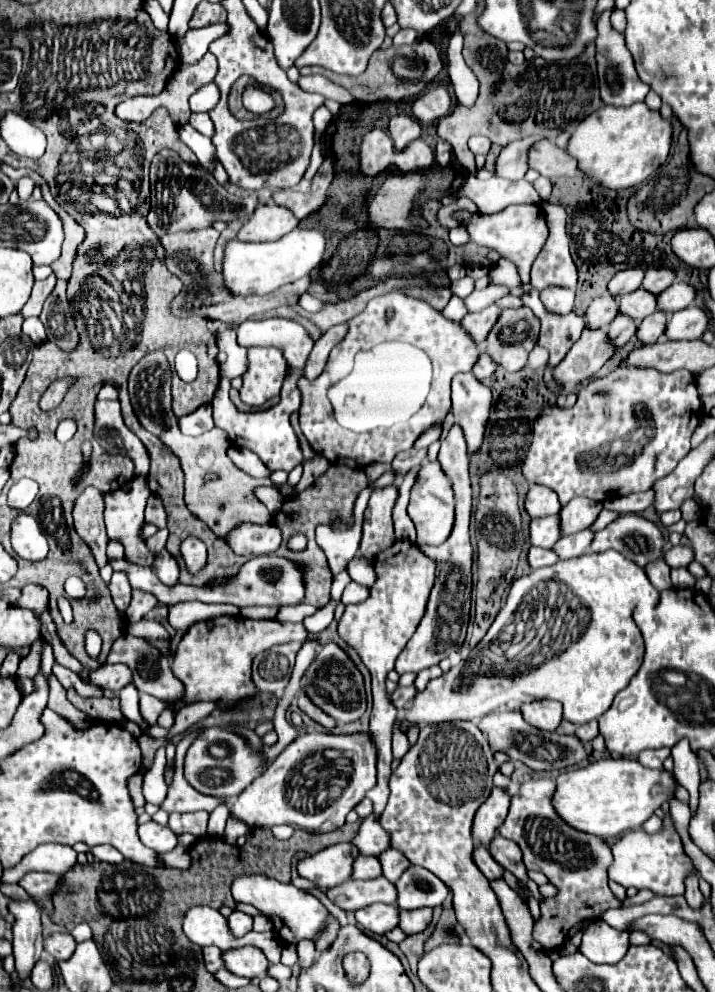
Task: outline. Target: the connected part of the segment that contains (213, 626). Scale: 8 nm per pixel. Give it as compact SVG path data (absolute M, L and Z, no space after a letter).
M216 617L192 625L178 643L172 671L184 683L186 693L178 707L196 701L218 701L218 705L236 703L246 697L254 697L256 687L252 683L252 659L272 645L290 641L304 641L306 629L302 623L280 621L254 621L244 617Z

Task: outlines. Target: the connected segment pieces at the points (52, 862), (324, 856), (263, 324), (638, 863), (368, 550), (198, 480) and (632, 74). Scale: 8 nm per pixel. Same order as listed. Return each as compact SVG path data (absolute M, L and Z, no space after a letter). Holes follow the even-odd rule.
M46 843L36 847L32 853L28 853L20 865L12 869L4 869L2 881L18 883L28 871L44 871L60 877L68 869L72 869L74 863L76 863L76 851L72 847L60 845L60 843Z
M338 843L298 863L298 873L322 889L336 887L352 877L352 865L360 855L354 843Z
M274 317L262 321L246 321L238 327L238 343L244 347L284 347L284 355L288 361L294 361L294 367L302 369L306 359L314 347L314 341L306 333L306 329L290 319Z
M670 815L664 819L664 831L650 835L644 829L628 831L622 839L612 845L614 863L608 869L610 879L624 887L650 889L656 895L684 895L684 875L696 873L690 857L682 849L680 835L676 833Z
M384 487L376 489L370 497L368 509L364 513L364 531L360 541L360 553L366 559L374 559L380 551L388 549L394 539L394 527L392 527L392 507L398 499L396 487Z
M170 411L164 415L162 421L162 443L166 447L170 447L182 463L184 472L184 501L186 507L198 517L202 519L216 535L226 537L228 531L232 531L232 527L240 525L240 523L256 523L256 525L264 525L270 521L268 509L264 503L256 499L254 488L258 486L271 486L278 489L282 496L290 496L304 491L306 487L310 487L314 483L314 479L318 479L326 469L328 469L328 461L320 459L318 455L312 461L304 461L304 473L298 484L291 487L287 483L283 485L273 485L269 478L253 478L242 470L238 469L230 457L226 455L226 449L230 447L228 435L224 435L224 431L220 431L218 427L214 427L214 431L204 433L200 437L188 437L182 435L182 431L178 429L178 421L170 415ZM192 465L196 469L192 469ZM206 475L206 477L204 477ZM212 475L212 477L208 477Z
M604 15L604 19L600 19L598 23L598 37L596 37L596 61L598 61L598 81L600 81L600 95L602 101L606 105L616 105L616 107L628 107L632 103L644 101L646 93L650 91L650 87L646 83L640 81L636 67L634 67L634 59L626 47L624 41L624 33L612 29L610 25L610 17Z

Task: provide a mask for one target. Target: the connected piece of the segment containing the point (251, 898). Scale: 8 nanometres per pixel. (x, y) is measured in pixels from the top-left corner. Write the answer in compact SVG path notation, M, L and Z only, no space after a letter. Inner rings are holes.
M244 875L234 880L231 886L233 898L238 903L250 903L256 909L260 909L274 925L274 931L280 935L286 943L298 943L300 939L316 939L316 951L324 951L328 943L336 937L336 931L340 929L338 921L328 913L328 909L308 891L302 891L290 883L280 883L266 875ZM326 925L326 931L320 933L320 929Z

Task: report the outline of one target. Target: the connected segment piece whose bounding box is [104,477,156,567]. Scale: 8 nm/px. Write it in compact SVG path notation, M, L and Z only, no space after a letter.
M136 477L136 479L132 481L130 491L118 489L118 491L106 493L106 497L104 497L104 501L106 501L104 517L106 517L108 537L110 537L110 539L118 539L118 541L122 541L122 545L124 545L124 559L128 559L130 563L138 563L138 565L148 565L148 567L152 567L156 555L148 549L146 539L140 535L142 525L144 525L144 507L146 507L148 497L150 497L150 489L148 489L148 483L146 483L146 477Z

